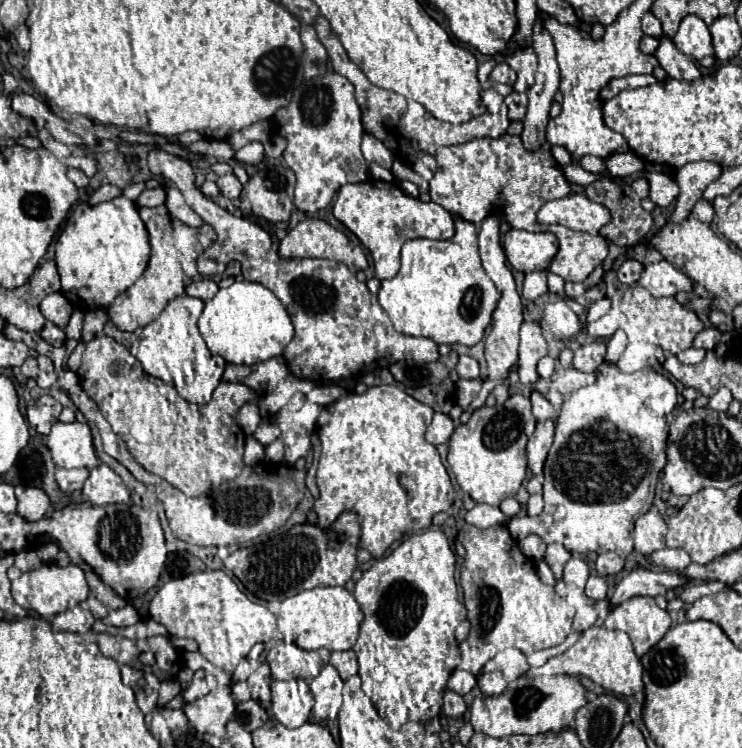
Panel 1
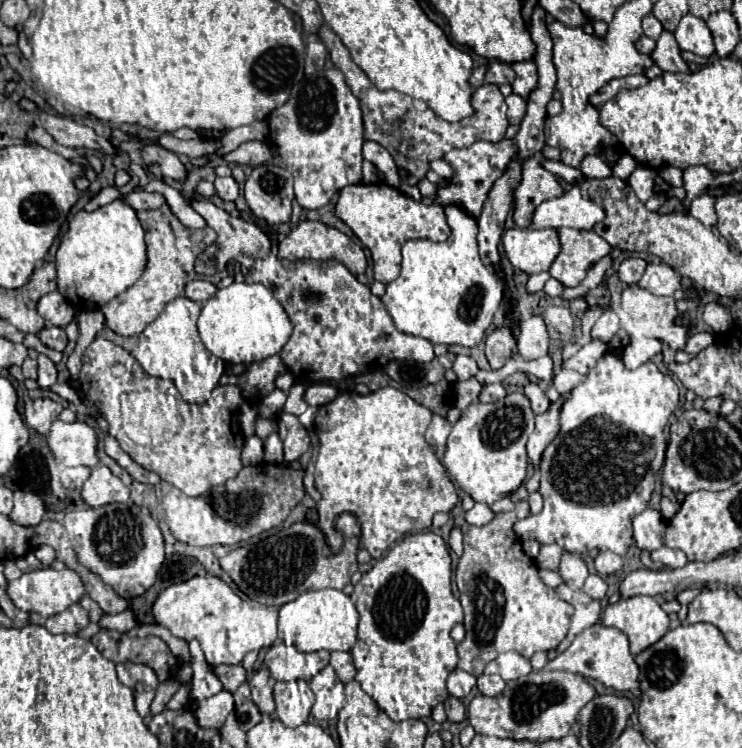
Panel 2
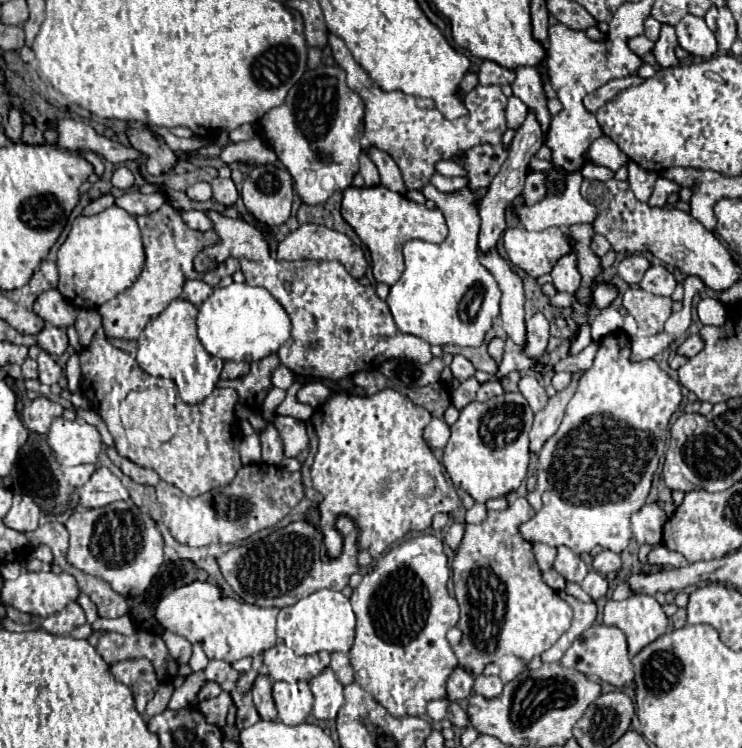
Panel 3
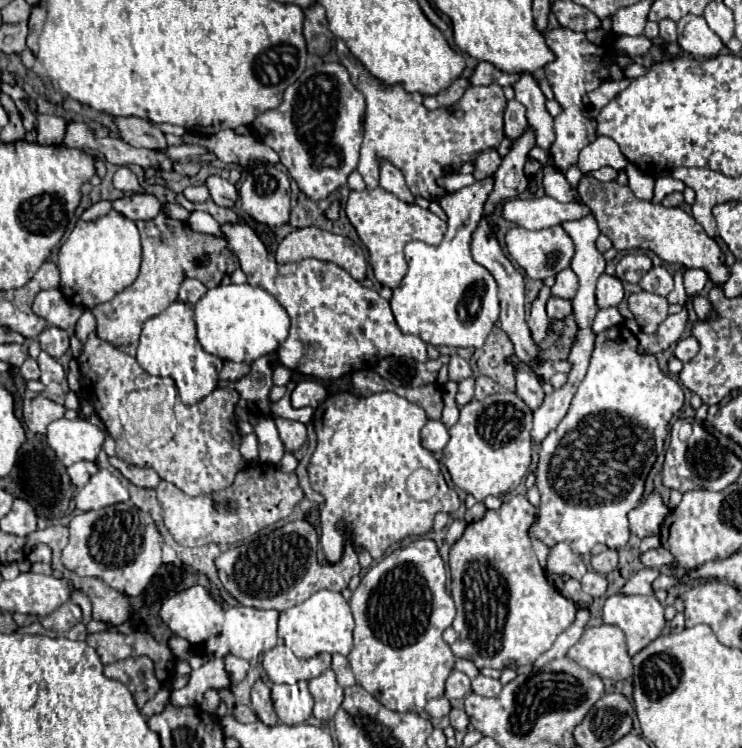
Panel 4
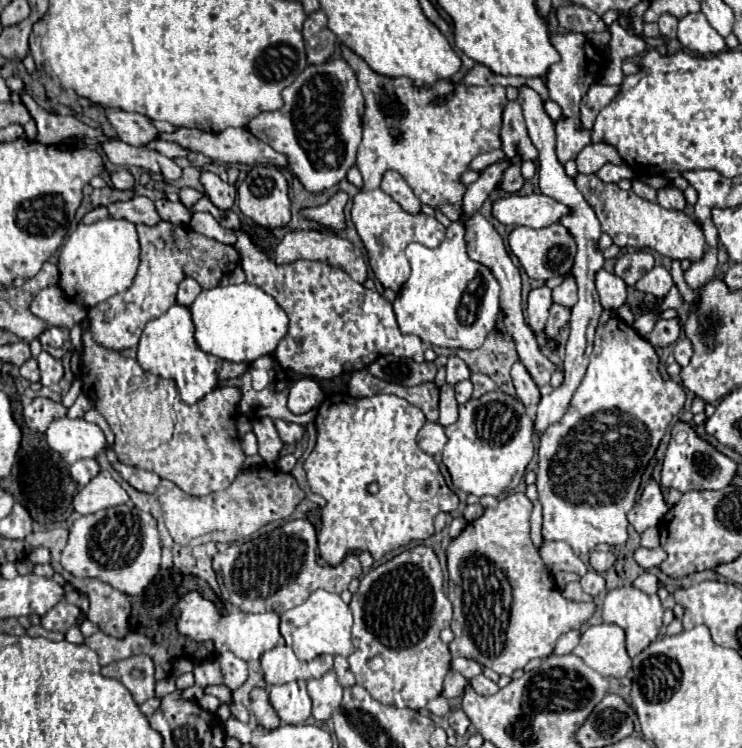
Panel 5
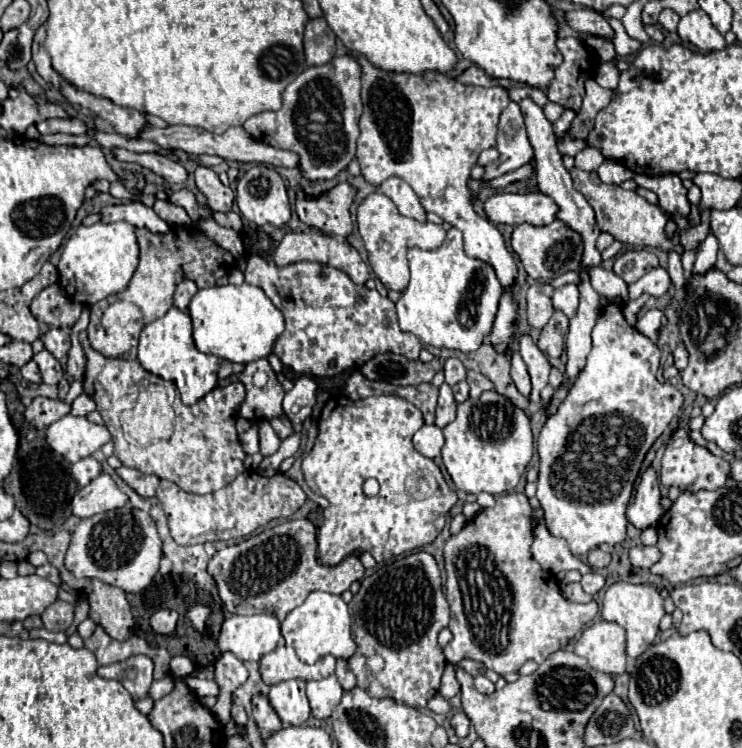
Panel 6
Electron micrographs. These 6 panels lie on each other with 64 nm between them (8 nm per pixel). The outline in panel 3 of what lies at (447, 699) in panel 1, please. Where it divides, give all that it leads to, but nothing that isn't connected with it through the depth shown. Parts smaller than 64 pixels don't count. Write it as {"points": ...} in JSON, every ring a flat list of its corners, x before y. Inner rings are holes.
{"points":[[450,702,448,720,450,720,452,726,456,726,456,728,466,728,466,726,468,726,468,716,466,716,466,712,464,712,456,702]]}

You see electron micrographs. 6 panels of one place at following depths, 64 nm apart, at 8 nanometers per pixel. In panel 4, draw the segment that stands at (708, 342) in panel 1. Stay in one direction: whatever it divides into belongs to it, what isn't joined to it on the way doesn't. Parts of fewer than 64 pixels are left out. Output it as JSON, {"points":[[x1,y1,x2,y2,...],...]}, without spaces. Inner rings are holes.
{"points":[[688,336,688,338,684,338,684,340,680,340,680,342,676,344,674,356,676,356,678,360,682,360,682,362,688,362,688,360,692,360,692,358,696,356,698,348,700,348,700,346,696,344,696,340,692,340,692,336]]}

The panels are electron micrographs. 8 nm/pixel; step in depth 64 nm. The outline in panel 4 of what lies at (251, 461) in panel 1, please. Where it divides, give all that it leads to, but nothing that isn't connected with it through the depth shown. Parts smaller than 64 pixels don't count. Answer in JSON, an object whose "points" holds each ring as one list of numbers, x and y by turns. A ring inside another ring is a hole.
{"points":[[246,434,246,436,242,438,240,452,242,452,244,460,254,460,254,458,258,458,258,438,256,438,254,434]]}

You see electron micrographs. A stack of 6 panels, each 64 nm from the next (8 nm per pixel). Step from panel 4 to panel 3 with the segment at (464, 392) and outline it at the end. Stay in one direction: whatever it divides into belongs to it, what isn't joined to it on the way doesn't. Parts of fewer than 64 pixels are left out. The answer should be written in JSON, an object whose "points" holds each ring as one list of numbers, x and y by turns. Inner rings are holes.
{"points":[[474,376,464,380,464,382,460,382,460,386,452,392,452,404,458,410,462,410,466,404,470,404,476,398,476,390,478,388,480,388,480,384,478,384,478,380]]}

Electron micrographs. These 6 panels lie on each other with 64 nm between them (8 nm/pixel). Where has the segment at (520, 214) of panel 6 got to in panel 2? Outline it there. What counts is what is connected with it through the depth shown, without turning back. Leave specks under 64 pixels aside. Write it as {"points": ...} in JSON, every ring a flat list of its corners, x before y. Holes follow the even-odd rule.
{"points":[[572,184,562,196,542,202,530,220,532,230,542,228,576,228,576,230,590,230,596,222,604,220,604,210,592,200,584,200,580,194,580,186]]}

